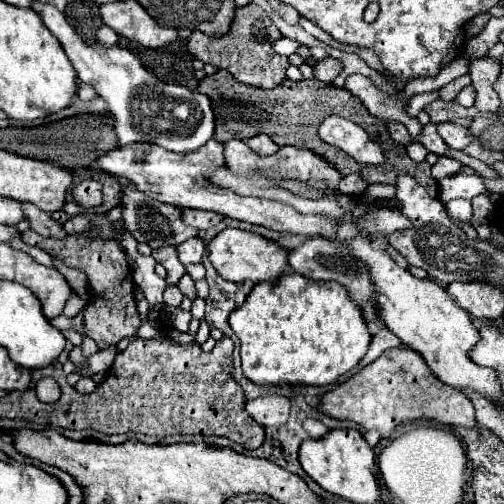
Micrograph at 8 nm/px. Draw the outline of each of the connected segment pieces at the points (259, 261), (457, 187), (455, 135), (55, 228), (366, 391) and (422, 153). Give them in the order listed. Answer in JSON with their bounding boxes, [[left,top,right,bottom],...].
[[209,228,289,284],[439,172,489,204],[439,124,475,150],[23,202,69,240],[321,348,479,438],[407,142,429,162]]

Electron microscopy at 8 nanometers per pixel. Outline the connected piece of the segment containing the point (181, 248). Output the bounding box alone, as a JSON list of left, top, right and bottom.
[177,238,205,266]

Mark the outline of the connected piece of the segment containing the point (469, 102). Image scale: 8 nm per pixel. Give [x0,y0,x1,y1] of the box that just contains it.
[453,86,475,108]

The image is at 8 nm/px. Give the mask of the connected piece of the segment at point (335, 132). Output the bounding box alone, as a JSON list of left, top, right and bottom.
[319,116,373,164]

